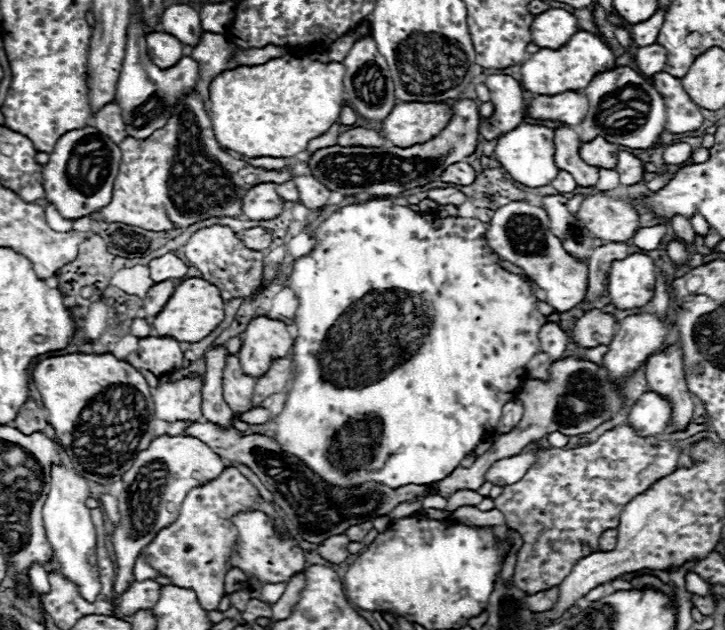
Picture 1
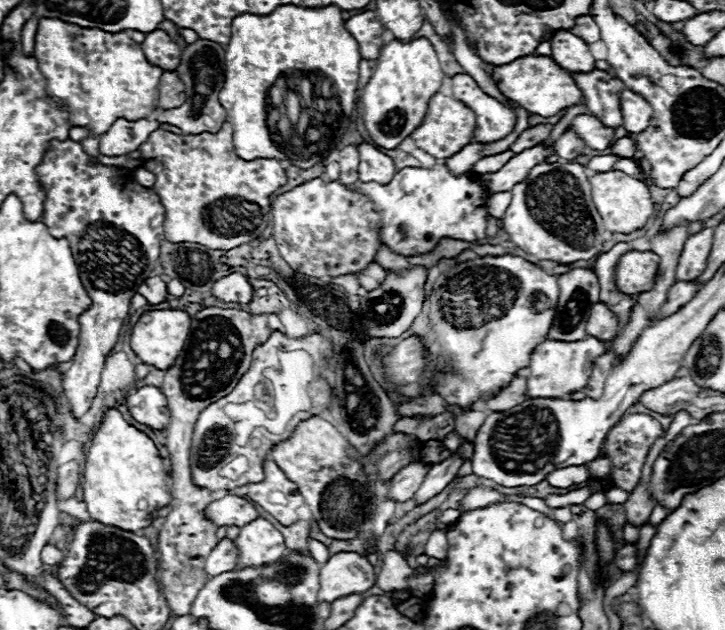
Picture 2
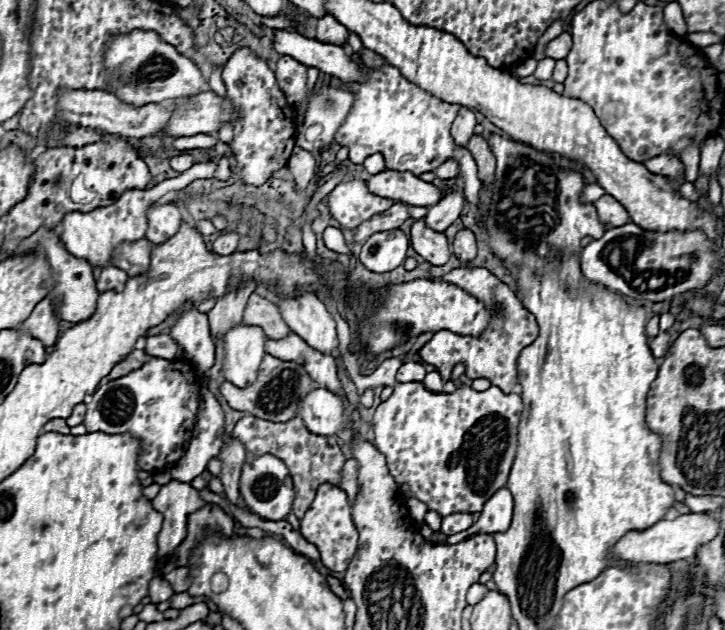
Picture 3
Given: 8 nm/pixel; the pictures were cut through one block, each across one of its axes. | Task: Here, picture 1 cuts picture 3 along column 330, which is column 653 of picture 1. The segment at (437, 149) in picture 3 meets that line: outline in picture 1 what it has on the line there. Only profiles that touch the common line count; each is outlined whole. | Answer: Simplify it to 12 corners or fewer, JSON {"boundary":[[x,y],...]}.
{"boundary":[[658,72],[650,82],[666,102],[664,130],[682,134],[704,122],[680,78]]}

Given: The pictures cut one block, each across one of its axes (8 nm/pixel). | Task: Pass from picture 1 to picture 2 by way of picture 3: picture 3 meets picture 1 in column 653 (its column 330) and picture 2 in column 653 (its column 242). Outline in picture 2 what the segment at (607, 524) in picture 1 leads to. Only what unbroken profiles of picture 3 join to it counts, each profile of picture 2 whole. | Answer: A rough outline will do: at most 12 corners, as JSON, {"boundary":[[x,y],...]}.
{"boundary":[[648,414],[618,422],[602,448],[608,484],[632,492],[662,424]]}

